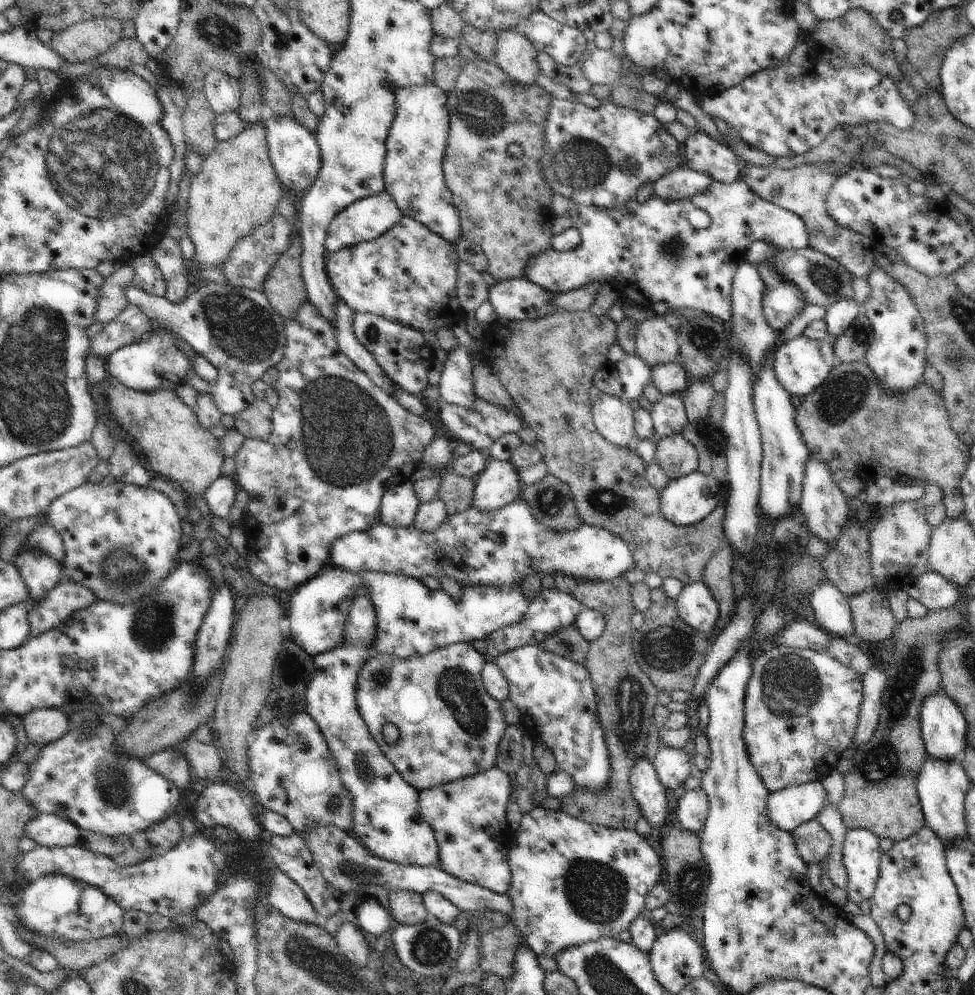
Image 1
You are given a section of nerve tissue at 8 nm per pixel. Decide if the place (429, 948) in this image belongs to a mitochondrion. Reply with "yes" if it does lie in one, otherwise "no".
yes

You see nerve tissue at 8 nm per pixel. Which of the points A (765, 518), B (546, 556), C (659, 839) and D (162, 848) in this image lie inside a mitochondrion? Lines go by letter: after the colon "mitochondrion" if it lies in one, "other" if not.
A: other
B: other
C: other
D: other

